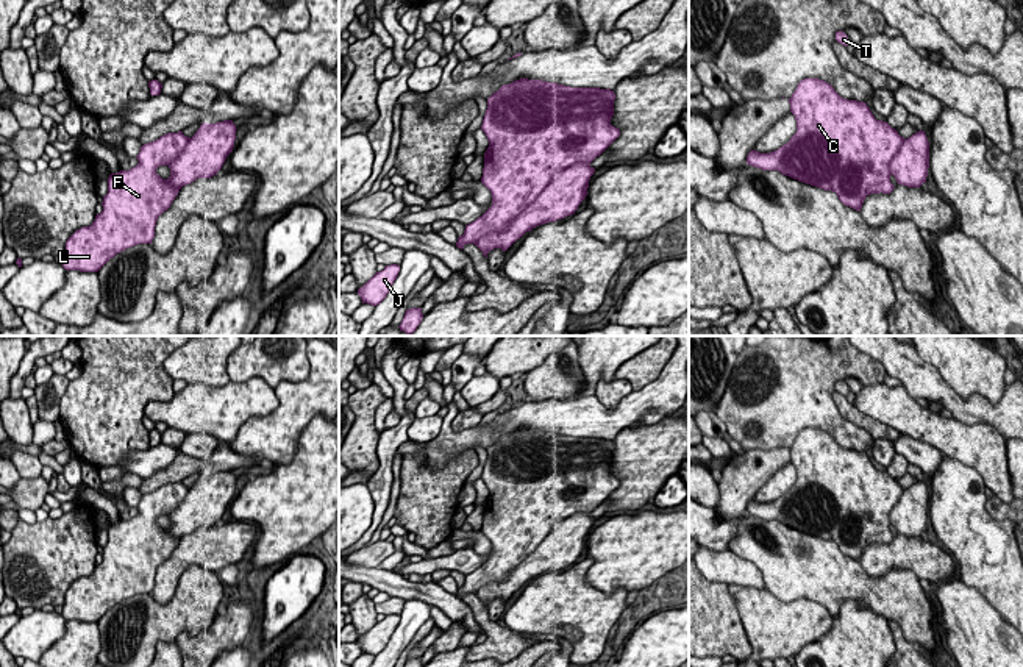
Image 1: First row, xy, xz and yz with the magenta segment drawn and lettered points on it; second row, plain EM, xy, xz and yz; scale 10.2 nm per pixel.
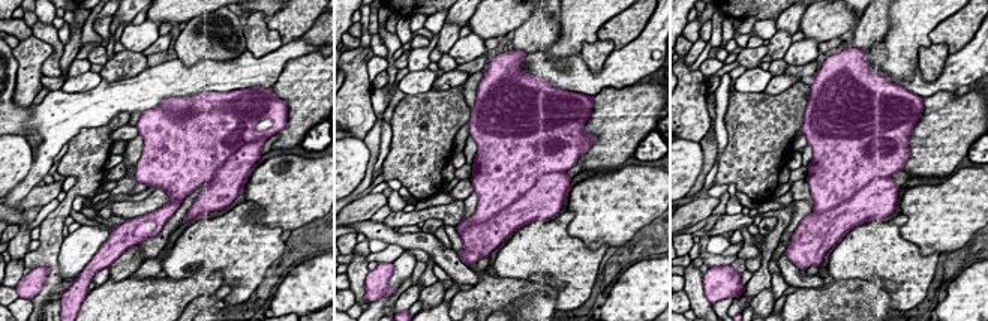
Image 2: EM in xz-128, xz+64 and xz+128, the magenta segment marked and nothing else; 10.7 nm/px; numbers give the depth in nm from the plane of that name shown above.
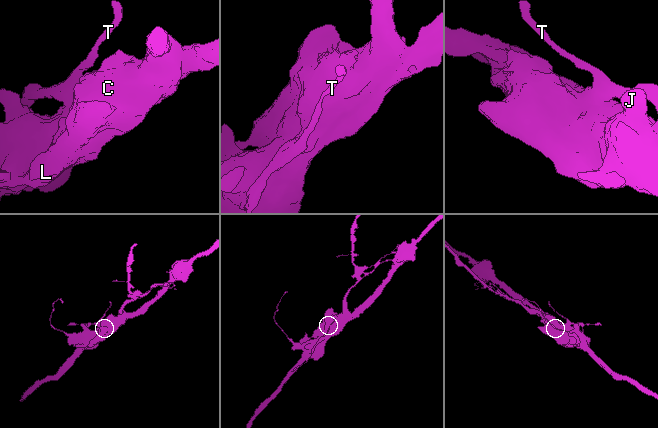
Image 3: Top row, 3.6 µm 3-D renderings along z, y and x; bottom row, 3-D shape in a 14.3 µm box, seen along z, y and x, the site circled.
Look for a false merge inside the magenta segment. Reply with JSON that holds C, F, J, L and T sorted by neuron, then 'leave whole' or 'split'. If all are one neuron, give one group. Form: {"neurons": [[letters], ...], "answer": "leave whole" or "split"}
{"neurons": [["C", "F", "J", "L", "T"]], "answer": "leave whole"}

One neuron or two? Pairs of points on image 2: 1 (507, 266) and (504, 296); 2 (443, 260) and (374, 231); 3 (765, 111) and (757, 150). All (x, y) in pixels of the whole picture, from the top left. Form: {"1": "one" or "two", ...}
{"1": "two", "2": "one", "3": "one"}

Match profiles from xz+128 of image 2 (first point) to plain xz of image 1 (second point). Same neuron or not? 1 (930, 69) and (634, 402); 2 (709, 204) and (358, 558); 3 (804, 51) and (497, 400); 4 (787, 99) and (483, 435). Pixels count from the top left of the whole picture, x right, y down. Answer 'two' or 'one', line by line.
1: two
2: one
3: two
4: two

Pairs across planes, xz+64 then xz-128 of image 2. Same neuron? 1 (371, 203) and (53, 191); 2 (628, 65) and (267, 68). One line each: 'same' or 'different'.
1: same
2: same

